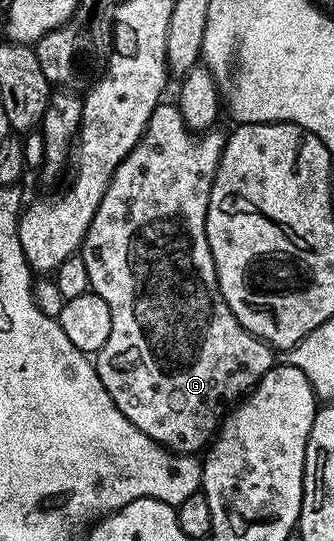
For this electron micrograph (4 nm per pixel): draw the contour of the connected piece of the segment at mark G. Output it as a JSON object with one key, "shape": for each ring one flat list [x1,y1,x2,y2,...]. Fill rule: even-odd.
{"shape":[[161,101,154,109,134,149,130,149,130,153,113,172,108,188,102,193,102,199,98,201,94,219,90,221,90,227,86,229,84,243,78,252,82,261,86,261,86,273,90,273,91,290,98,297,102,297,106,305,110,305,110,337,106,337,106,345,102,345,102,349,94,355,96,372,102,385,106,385,106,393,110,393,114,405,118,405,118,409,122,409,124,416,138,429,142,429,146,437,150,437,155,443,161,443,163,447,169,447,172,451,181,453,203,452,212,443,233,404,241,397,247,396,263,375,274,366,273,348,257,335,251,335,240,324,238,317,230,313,230,305,226,305,218,285,214,257,210,253,210,241,206,241,206,213,210,201,210,189,214,185,225,138,225,132,222,133,219,129,203,133,189,131,186,121,182,121,182,113,175,102]]}

